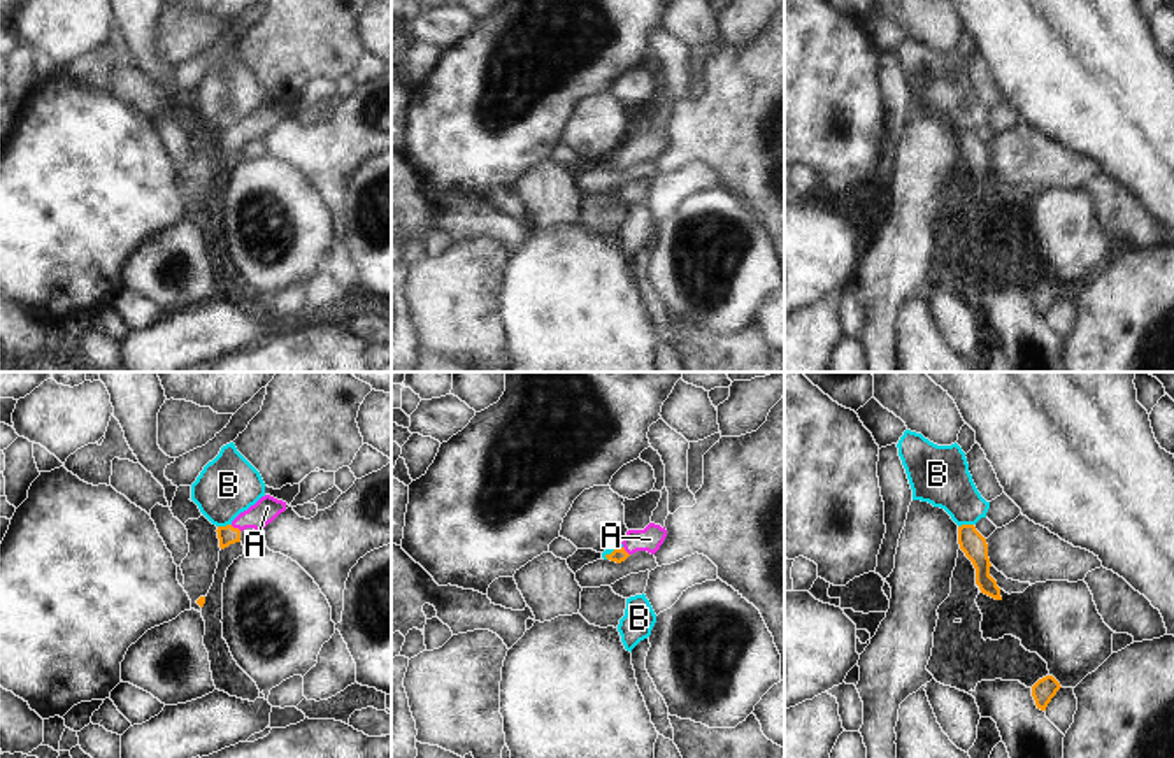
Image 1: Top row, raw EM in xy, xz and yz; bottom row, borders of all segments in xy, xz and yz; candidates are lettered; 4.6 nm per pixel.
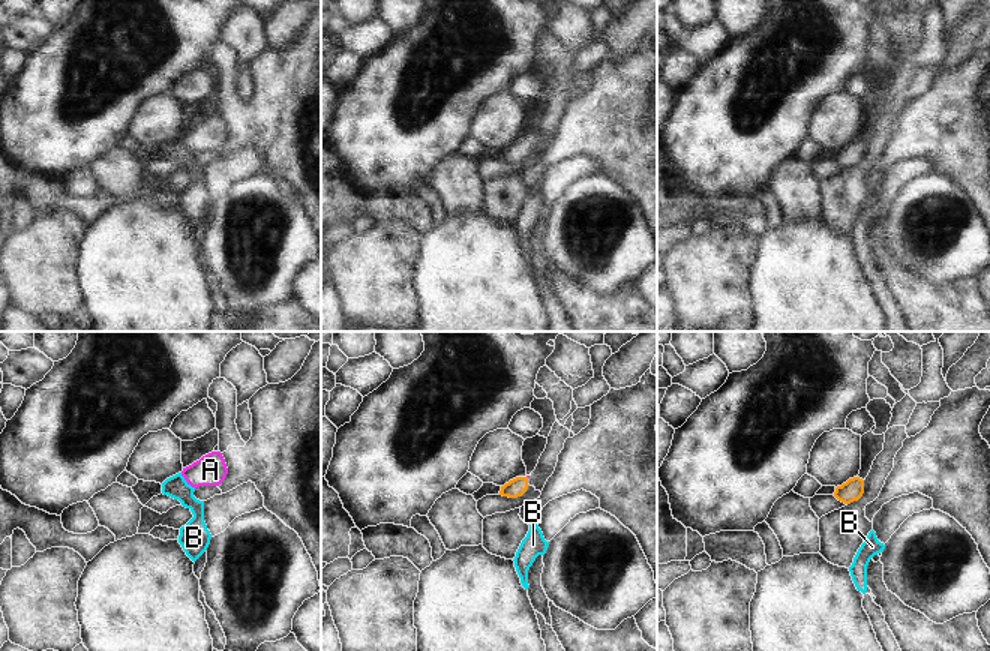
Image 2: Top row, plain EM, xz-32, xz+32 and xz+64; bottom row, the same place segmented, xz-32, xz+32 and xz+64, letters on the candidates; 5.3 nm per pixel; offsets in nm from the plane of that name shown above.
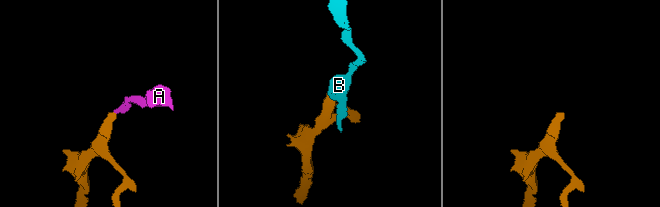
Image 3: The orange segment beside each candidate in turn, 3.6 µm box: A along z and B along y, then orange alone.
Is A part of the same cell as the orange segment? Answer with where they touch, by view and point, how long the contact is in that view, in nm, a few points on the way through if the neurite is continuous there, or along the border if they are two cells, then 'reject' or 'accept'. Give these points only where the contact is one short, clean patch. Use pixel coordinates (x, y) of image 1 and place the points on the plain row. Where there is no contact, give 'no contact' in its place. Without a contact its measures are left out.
xy (236, 135) | 60 nm | across xy (227, 143), (236, 135), (267, 114) | accept

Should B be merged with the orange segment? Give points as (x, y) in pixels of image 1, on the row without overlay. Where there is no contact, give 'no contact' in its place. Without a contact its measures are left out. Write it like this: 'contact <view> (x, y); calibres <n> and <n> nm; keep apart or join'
contact yz (966, 132); calibres 120 and 260 nm; keep apart

